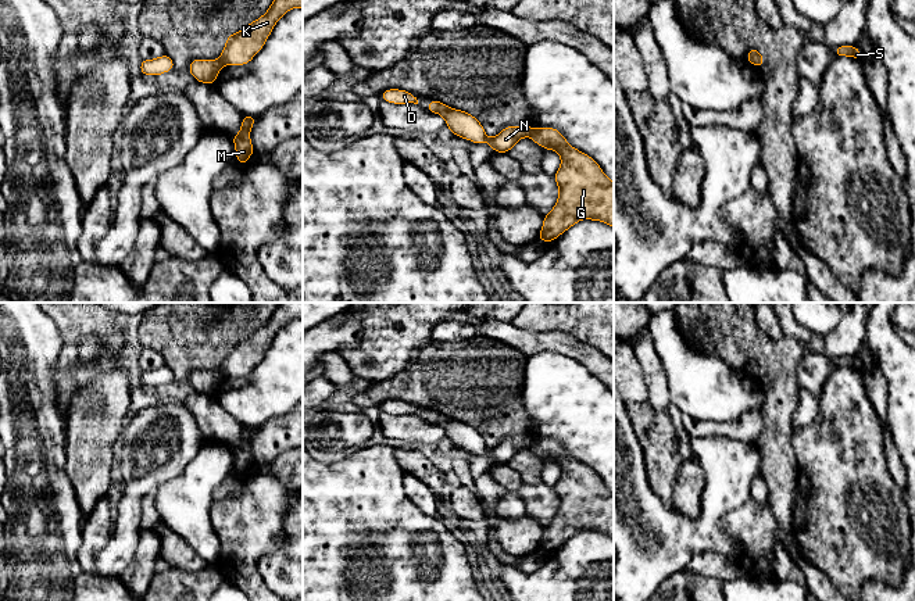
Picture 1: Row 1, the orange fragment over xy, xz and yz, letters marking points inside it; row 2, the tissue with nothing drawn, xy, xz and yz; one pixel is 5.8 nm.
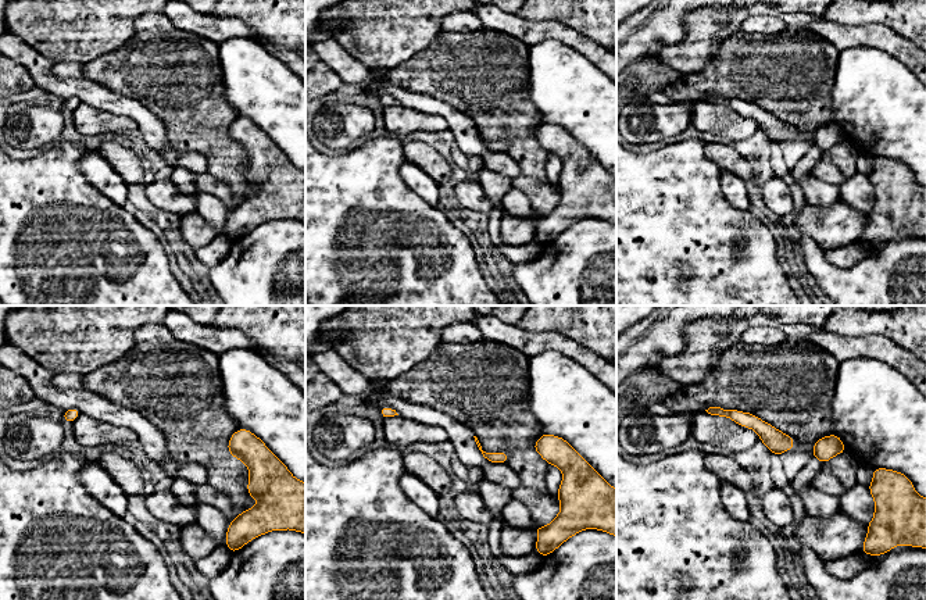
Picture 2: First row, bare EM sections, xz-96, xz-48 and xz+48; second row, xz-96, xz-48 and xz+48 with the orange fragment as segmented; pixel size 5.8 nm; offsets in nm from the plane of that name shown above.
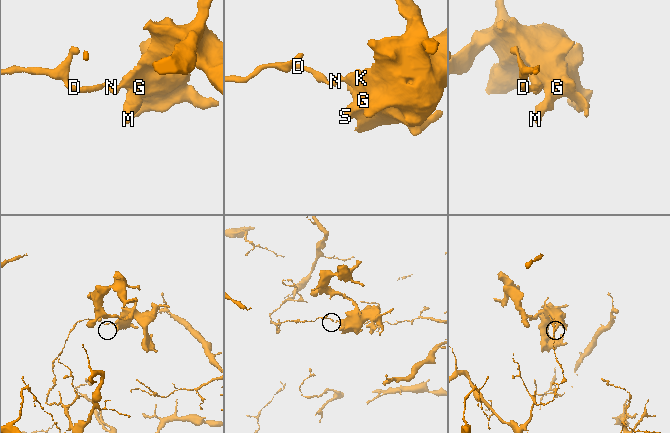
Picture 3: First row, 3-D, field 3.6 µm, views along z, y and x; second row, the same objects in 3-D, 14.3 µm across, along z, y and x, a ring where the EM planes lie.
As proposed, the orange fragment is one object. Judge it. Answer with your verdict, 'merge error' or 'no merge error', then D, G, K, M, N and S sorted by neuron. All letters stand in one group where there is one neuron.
merge error; groups D N / G K M S

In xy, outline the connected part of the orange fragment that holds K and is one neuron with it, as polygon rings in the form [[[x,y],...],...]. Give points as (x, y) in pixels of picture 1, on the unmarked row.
[[[279,303],[264,326],[226,347],[222,376],[246,376],[264,358],[275,335],[292,319],[303,319],[303,303]]]

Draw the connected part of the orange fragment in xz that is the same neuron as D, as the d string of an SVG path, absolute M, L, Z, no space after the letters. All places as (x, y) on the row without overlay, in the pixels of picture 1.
M387 400L380 405L380 411L389 412L392 415L408 415L414 414L418 415L418 411L415 405L407 403L407 401L400 401L400 400Z

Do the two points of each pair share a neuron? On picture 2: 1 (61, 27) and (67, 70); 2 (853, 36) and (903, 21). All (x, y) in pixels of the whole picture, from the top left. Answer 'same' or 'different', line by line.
1: different
2: different

